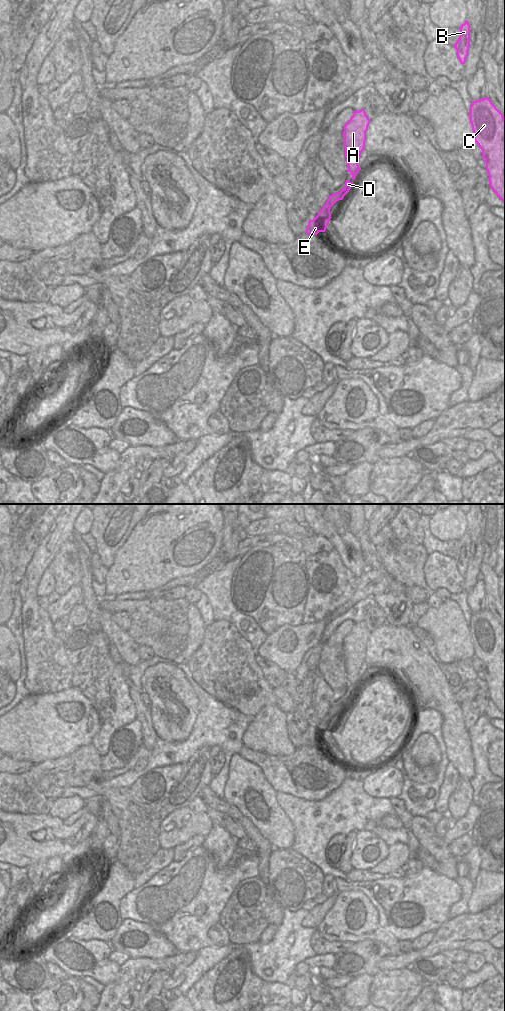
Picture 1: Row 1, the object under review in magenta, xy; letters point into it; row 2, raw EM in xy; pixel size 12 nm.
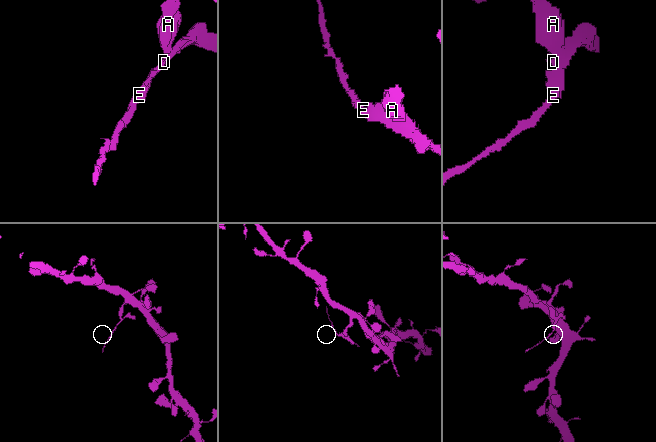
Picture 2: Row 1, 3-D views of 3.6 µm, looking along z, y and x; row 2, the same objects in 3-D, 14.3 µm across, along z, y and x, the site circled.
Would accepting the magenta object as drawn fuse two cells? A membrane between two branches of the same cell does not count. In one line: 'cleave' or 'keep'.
cleave

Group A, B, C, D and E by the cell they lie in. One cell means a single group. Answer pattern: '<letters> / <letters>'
A B C / D E

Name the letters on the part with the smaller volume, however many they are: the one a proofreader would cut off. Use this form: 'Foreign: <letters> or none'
Foreign: D, E

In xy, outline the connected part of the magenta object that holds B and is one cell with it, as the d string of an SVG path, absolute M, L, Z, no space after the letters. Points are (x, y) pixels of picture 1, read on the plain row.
M466 532L464 536L461 537L460 548L455 555L454 559L457 563L457 569L461 576L465 576L466 570L468 568L470 559L470 536Z

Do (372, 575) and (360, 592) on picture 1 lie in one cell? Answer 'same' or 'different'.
same

